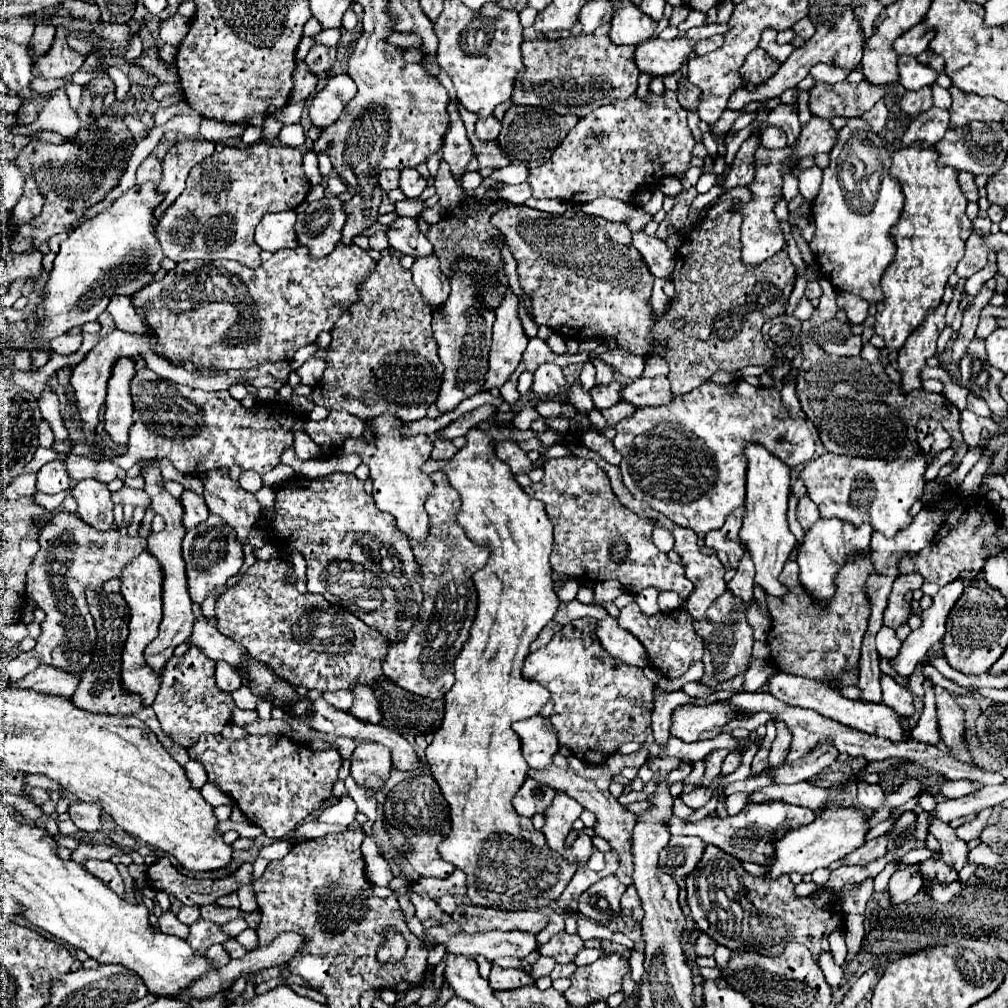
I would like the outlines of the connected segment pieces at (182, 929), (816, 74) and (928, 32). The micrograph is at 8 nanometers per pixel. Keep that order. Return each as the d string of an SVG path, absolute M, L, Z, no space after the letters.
M163 912L159 916L159 930L163 934L175 934L175 936L179 936L183 940L189 936L189 926L181 924L173 912Z
M815 64L811 68L811 74L815 80L819 82L839 82L839 80L845 80L849 76L851 70L847 68L839 68L839 66L833 66L833 64Z
M925 22L913 26L911 30L907 30L903 36L899 36L895 40L895 52L897 54L909 54L909 56L919 56L921 52L927 50L931 38L935 34L933 26L927 26Z

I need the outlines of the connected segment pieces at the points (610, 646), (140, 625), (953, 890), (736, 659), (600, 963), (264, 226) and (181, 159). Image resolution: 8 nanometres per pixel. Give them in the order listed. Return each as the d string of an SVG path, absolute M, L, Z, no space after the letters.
M607 616L605 620L597 622L597 636L601 640L601 646L613 656L623 660L629 666L645 668L647 666L647 652L643 644L629 632L623 632L623 628L617 624L615 618Z
M145 550L143 554L139 554L139 558L135 558L135 562L131 562L131 566L127 566L121 574L121 594L129 604L131 610L131 622L129 622L129 636L121 654L121 684L123 690L141 696L141 704L143 706L151 706L157 690L159 690L159 674L153 672L153 668L145 662L145 648L147 644L157 638L157 628L161 622L161 586L163 586L163 572L159 562L153 558L153 554L149 550Z
M921 874L921 876L923 876L923 884L927 884L927 890L931 892L933 900L935 900L935 902L939 902L939 904L947 904L947 902L951 902L951 900L957 896L957 892L961 890L961 884L959 884L959 882L939 884L939 886L937 886L937 882L935 882L935 880L933 880L933 884L929 884L927 876L925 876L925 874Z
M721 594L705 612L701 620L693 620L695 632L703 638L703 664L705 674L699 680L699 684L707 684L709 688L715 688L721 682L727 682L739 674L745 674L751 660L751 648L753 648L753 630L745 622L747 608L739 598L731 598L731 594Z
M621 954L601 956L597 962L575 970L565 998L571 1006L587 1006L607 1000L611 994L621 992L623 976L629 974L629 970L629 962Z
M295 210L265 214L255 230L255 242L265 252L277 252L283 248L297 248L297 234L295 234Z
M201 138L181 140L167 150L165 158L161 160L163 176L161 176L161 182L157 184L159 190L163 190L165 200L163 200L163 206L159 206L159 210L155 212L155 220L159 220L163 210L183 192L189 170L195 164L209 158L213 152L215 152L215 144Z

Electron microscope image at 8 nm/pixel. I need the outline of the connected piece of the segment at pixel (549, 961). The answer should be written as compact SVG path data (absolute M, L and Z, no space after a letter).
M541 956L535 964L533 964L533 978L539 978L539 976L549 976L551 970L555 966L555 960L553 958L547 958L547 956Z

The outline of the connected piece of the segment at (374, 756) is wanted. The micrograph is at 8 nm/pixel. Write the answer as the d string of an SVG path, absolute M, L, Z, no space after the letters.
M359 742L357 750L351 756L351 778L357 782L359 788L373 790L367 786L369 776L379 776L383 782L389 780L391 772L391 758L389 748L375 744L375 742Z

